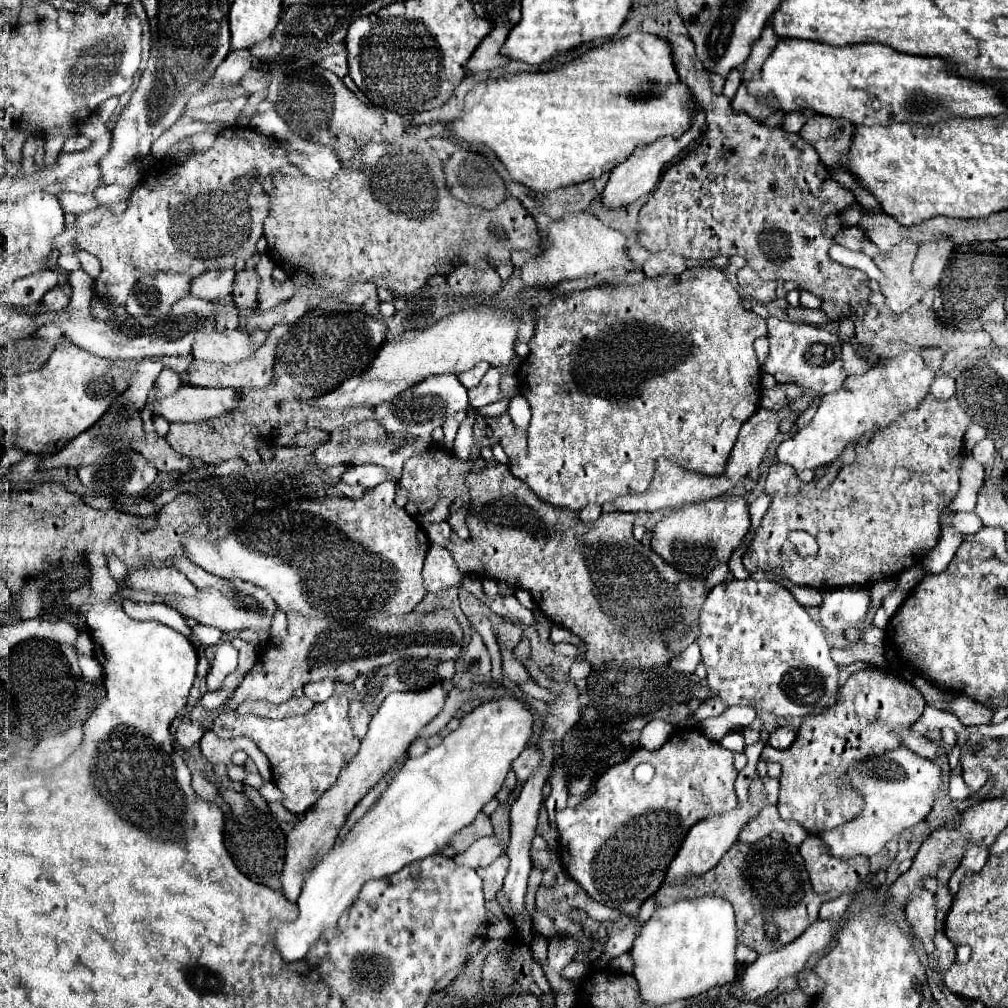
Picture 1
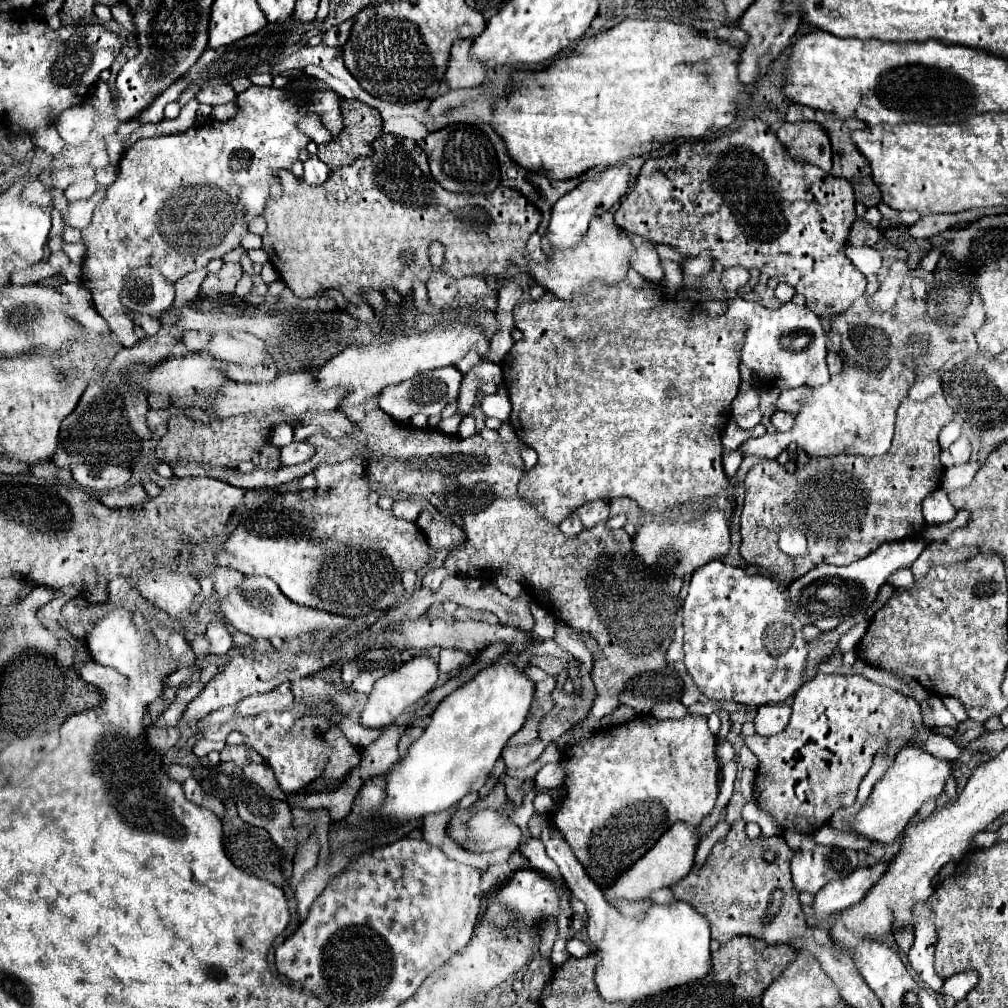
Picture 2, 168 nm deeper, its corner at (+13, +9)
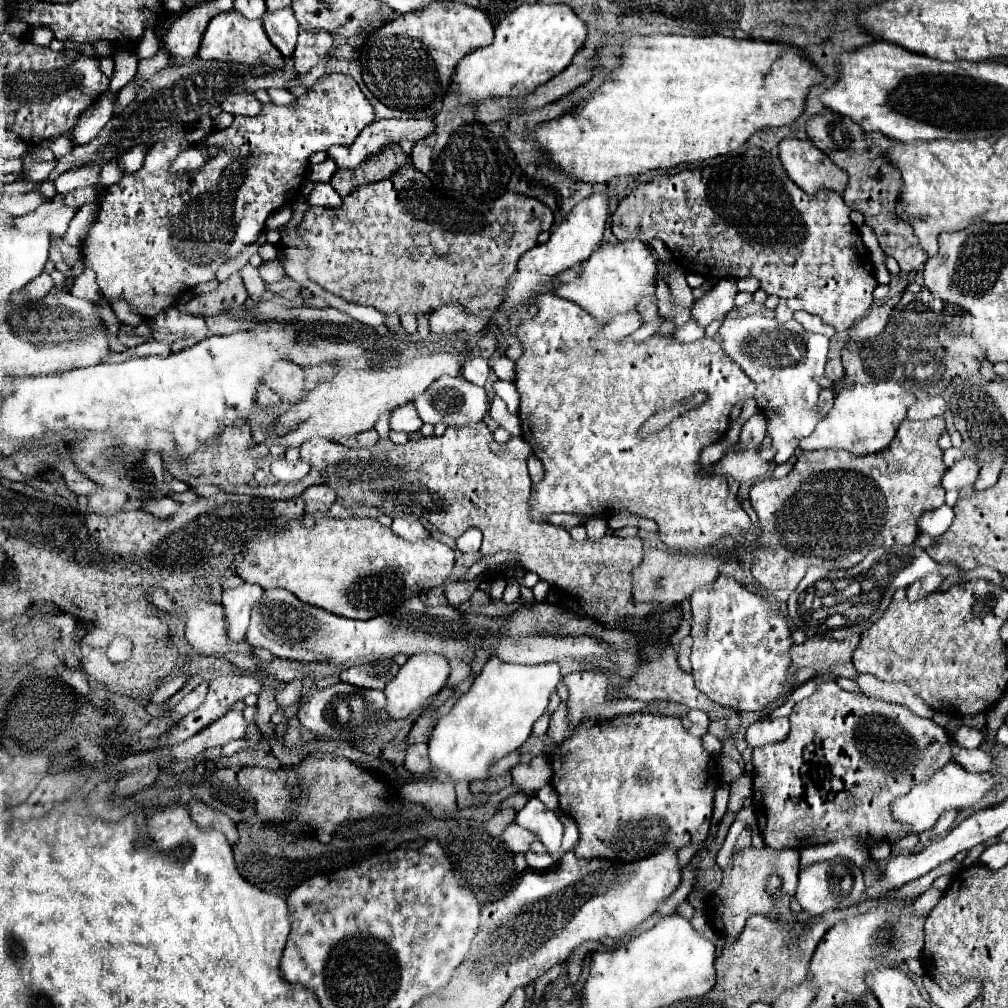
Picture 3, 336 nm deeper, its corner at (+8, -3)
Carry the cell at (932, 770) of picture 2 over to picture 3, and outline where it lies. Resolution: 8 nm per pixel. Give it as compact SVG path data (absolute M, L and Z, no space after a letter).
M951 762L947 766L943 766L939 772L935 772L929 780L925 782L917 782L913 784L913 788L897 798L893 804L891 804L891 814L893 818L901 824L899 830L895 830L891 836L887 836L887 842L889 844L895 844L899 842L901 838L905 838L907 834L919 834L919 832L925 832L925 830L931 830L937 822L937 818L949 810L949 808L955 808L955 810L961 810L961 808L969 808L973 804L977 804L991 788L993 788L995 780L991 774L987 772L967 772L963 770L959 764Z

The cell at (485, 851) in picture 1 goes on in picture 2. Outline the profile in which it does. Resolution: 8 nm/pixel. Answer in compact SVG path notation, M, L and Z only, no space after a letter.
M480 810L468 824L468 842L464 844L470 852L492 852L496 848L518 848L522 830L506 820L496 810Z

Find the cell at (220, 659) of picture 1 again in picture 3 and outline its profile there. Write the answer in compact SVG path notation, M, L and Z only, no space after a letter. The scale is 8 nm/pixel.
M243 582L233 590L223 592L223 608L225 608L225 630L229 640L241 642L245 630L249 626L251 606L261 598L263 588L257 584Z

